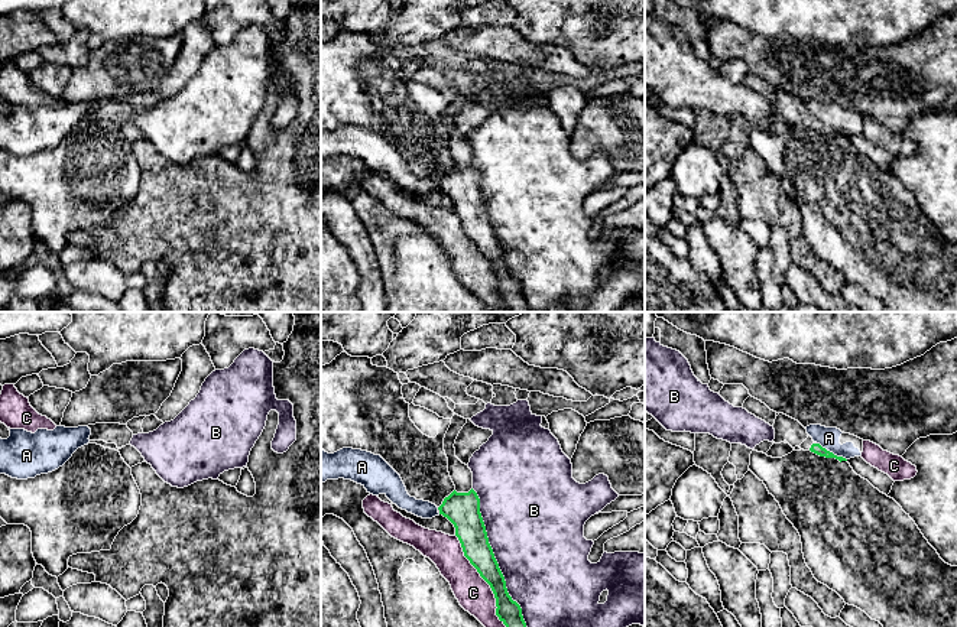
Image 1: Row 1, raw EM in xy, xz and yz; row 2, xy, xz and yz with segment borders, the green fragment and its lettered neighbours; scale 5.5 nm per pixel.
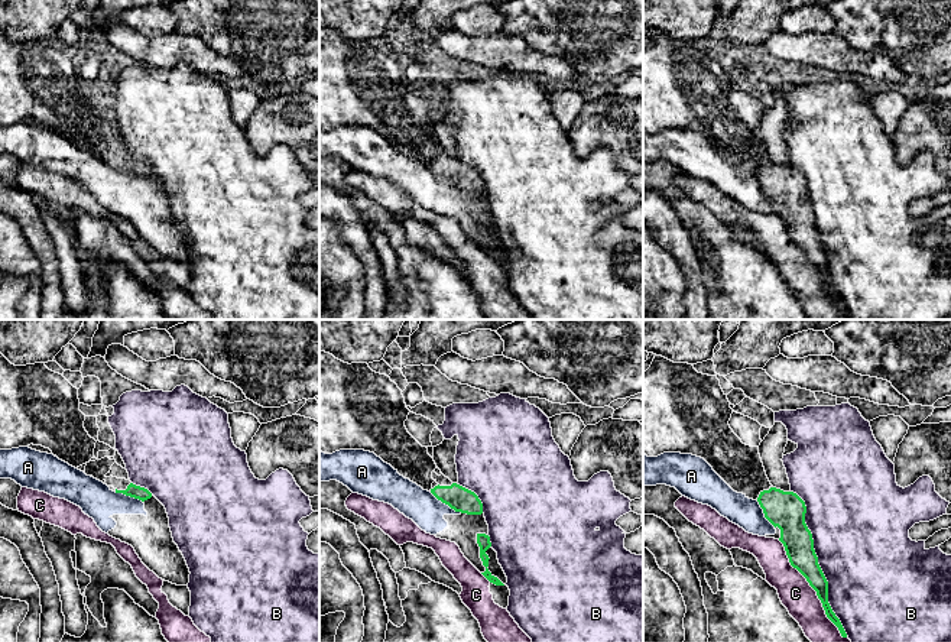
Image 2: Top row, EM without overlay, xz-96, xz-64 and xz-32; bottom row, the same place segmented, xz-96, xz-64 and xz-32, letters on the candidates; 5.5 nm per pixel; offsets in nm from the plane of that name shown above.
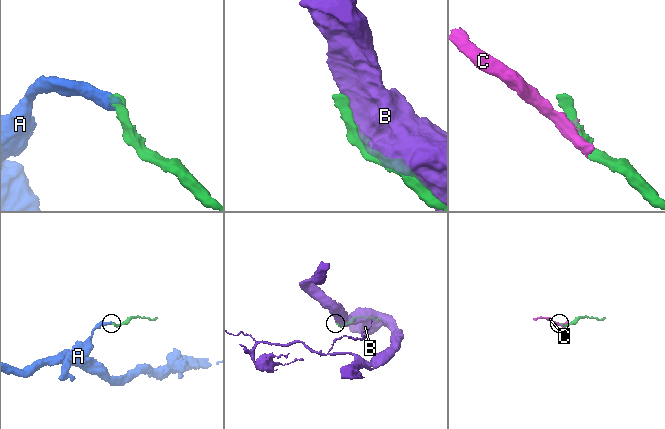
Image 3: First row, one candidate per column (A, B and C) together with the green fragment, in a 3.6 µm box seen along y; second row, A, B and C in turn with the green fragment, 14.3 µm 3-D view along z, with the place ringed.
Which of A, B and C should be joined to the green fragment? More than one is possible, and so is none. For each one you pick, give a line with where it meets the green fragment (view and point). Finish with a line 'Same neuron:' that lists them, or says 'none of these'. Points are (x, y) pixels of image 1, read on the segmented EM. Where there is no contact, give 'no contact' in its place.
Same neuron: none of these

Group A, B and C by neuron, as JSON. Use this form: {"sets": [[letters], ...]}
{"sets": [["A"], ["B"], ["C"]]}

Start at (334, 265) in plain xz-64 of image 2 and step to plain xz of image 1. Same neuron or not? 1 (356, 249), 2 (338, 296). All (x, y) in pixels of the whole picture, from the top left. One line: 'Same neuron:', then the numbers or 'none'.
Same neuron: 2

